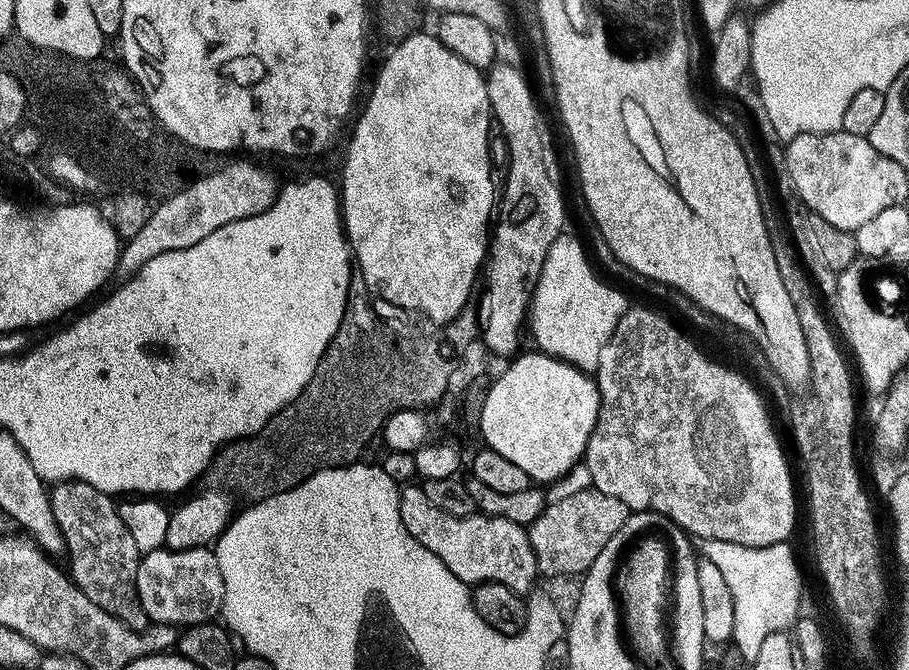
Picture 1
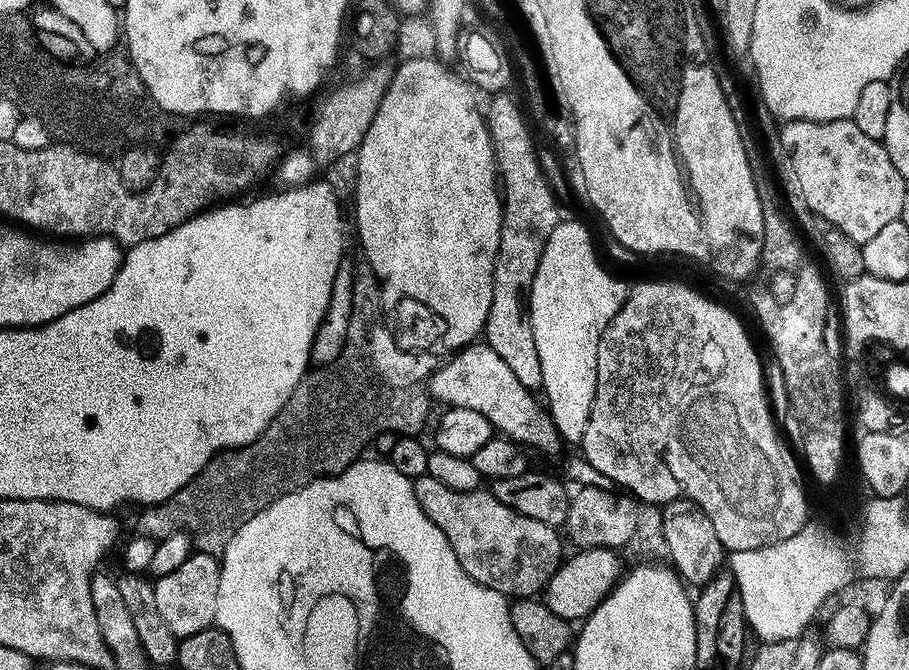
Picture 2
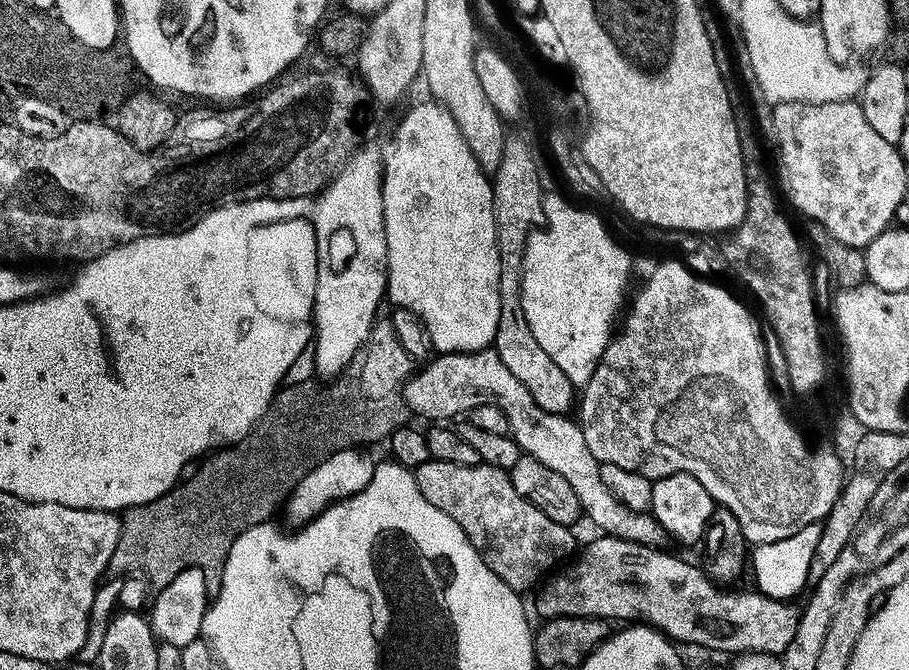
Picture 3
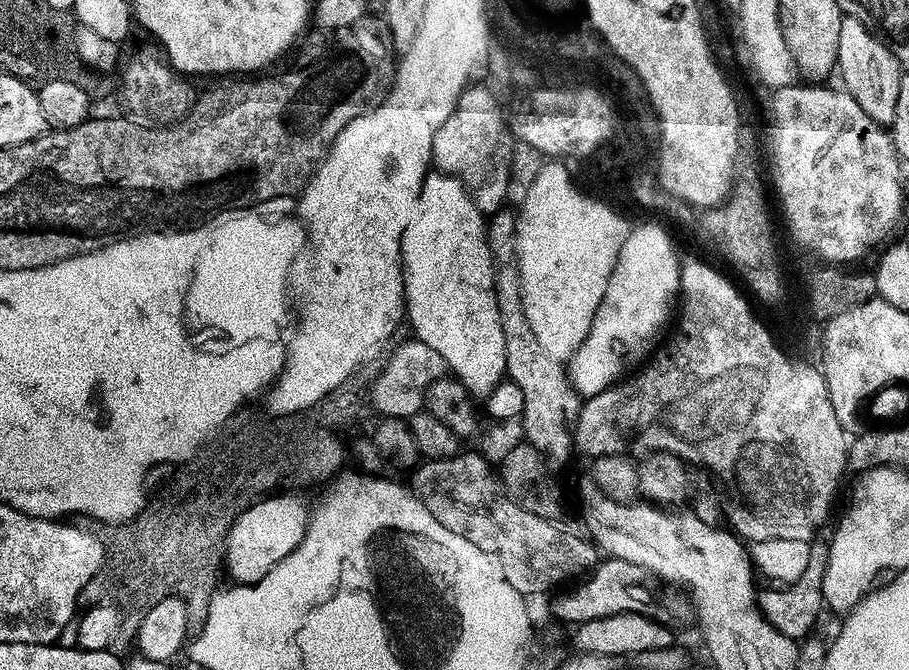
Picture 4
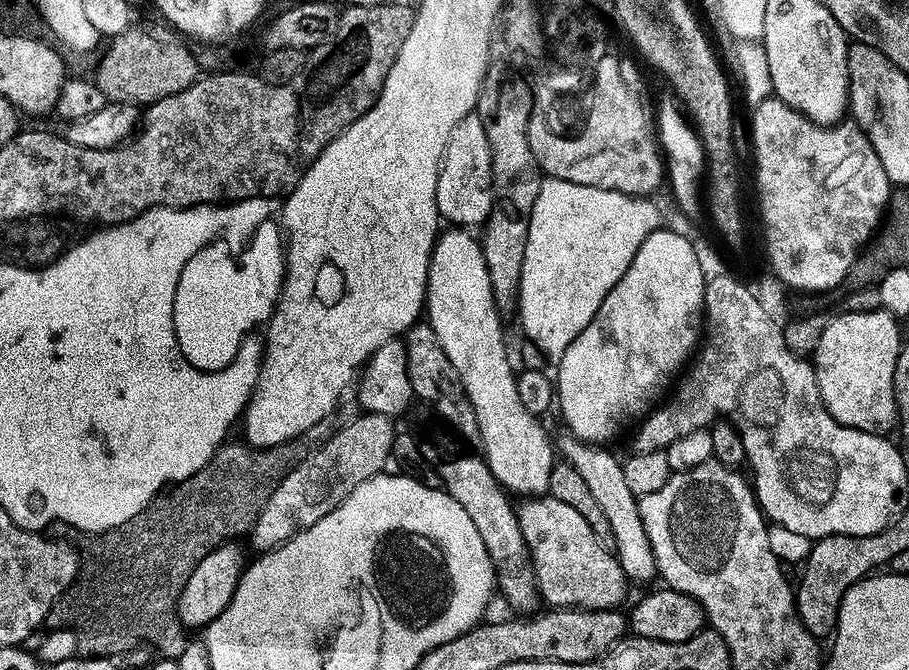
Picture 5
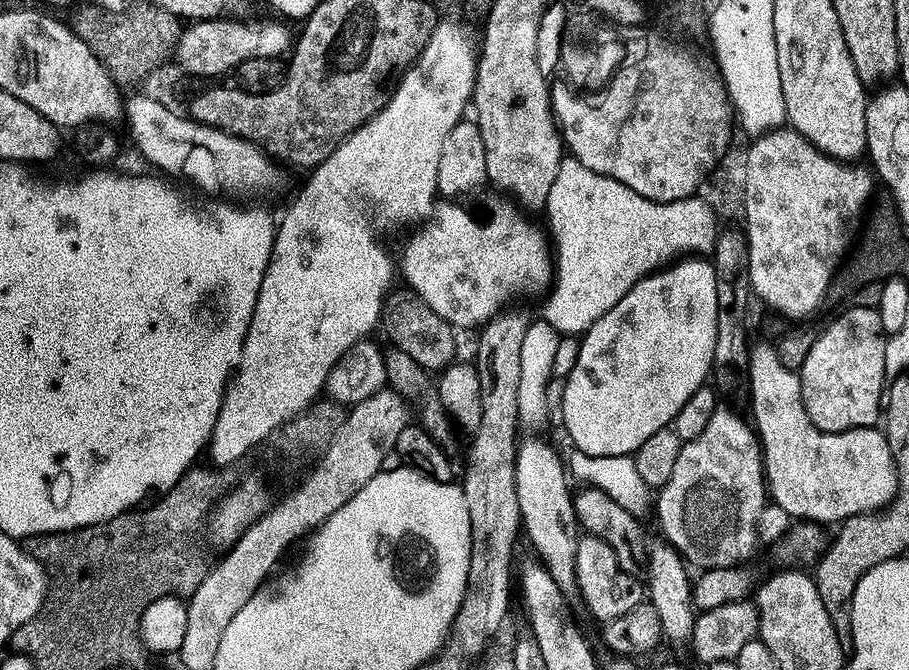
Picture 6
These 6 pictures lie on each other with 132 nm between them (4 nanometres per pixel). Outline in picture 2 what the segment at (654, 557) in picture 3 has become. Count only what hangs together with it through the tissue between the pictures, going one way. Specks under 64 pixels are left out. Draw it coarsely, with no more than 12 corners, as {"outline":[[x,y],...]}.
{"outline":[[586,548],[542,589],[558,618],[580,622],[620,583],[611,548]]}

